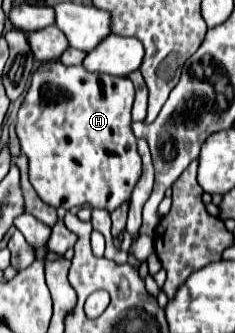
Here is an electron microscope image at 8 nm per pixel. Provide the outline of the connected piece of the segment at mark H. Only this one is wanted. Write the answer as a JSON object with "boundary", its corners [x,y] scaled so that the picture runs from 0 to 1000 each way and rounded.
{"boundary":[[[255,183],[170,195],[128,267],[94,303],[68,363],[68,405],[94,459],[119,471],[119,532],[162,592],[221,616],[272,622],[426,622],[485,634],[511,604],[545,604],[596,532],[604,483],[579,453],[579,411],[553,387],[553,327],[570,303],[570,255],[545,231],[477,231],[451,219],[383,219],[349,195],[272,201]]]}

